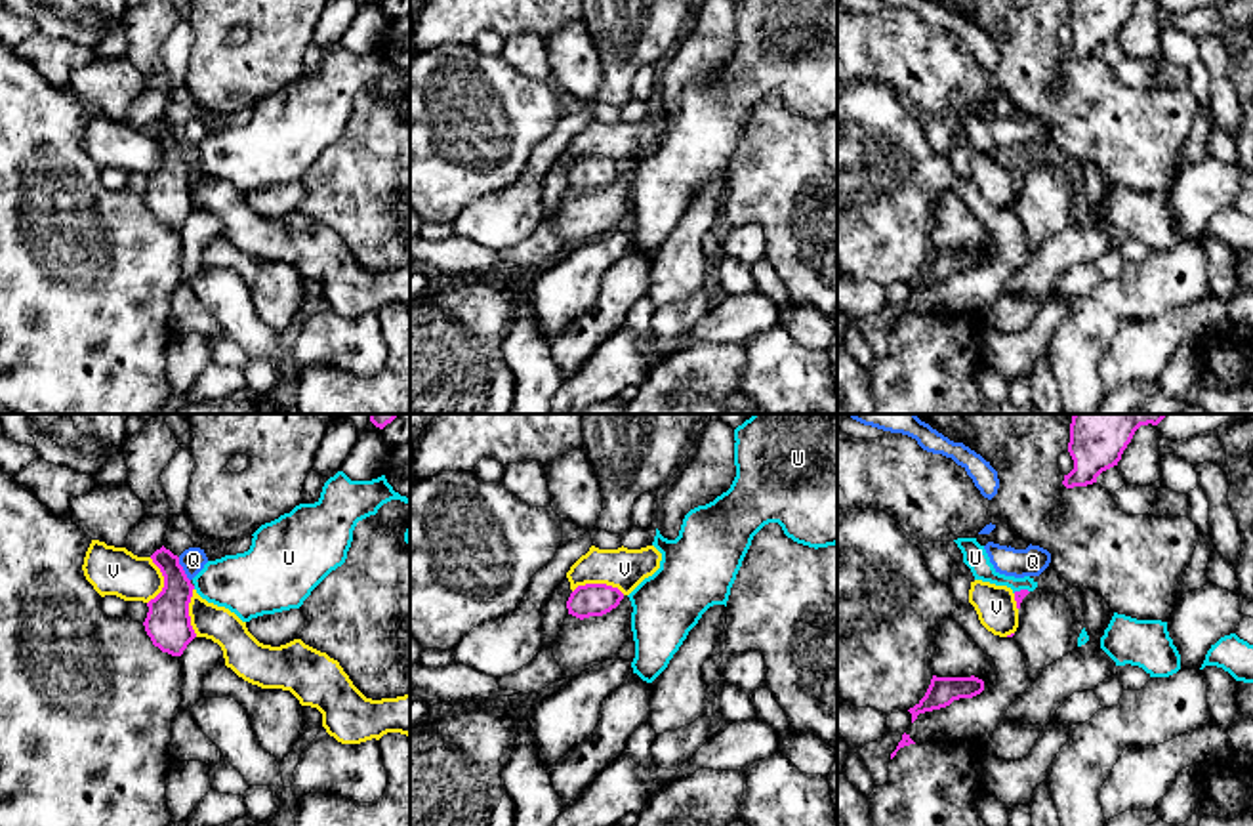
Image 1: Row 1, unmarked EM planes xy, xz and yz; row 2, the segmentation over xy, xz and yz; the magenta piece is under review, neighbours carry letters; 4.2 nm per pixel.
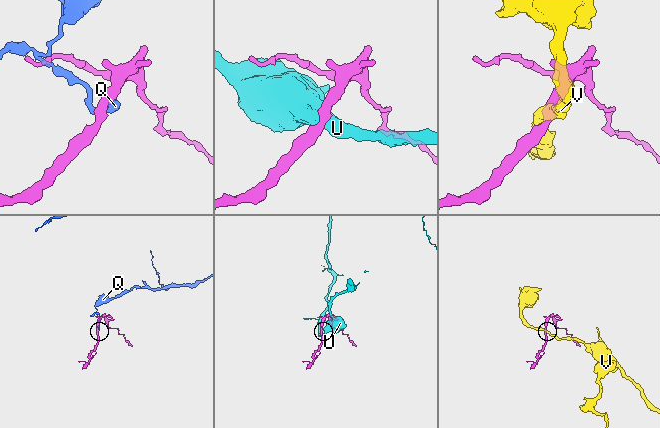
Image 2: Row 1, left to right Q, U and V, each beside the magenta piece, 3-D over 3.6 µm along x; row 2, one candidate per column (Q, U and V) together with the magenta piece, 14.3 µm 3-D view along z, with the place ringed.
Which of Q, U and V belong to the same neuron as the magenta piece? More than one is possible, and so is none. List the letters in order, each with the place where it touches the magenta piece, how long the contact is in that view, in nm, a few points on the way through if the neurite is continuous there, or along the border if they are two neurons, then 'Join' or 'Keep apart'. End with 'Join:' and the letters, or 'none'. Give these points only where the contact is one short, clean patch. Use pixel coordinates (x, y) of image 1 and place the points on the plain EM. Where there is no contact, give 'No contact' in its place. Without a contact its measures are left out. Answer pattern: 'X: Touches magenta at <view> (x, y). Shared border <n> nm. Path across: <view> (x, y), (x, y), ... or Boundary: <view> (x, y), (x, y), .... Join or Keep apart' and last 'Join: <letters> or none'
Q: Touches magenta at xy (182, 142). Shared border 120 nm. Boundary: xy (178, 130), (189, 153). Keep apart
U: Touches magenta at yz (1021, 163). Shared border 70 nm. Keep apart
V: Touches magenta at xz (599, 157). Shared border 220 nm. Boundary: xz (573, 163), (584, 157), (611, 157), (624, 166). Keep apart
Join: none

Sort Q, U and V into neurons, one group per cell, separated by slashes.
Q / U / V

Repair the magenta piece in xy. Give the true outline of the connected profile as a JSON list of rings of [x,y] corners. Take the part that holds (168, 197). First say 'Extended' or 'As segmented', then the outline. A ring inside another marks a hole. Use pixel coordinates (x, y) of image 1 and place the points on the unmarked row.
As segmented. [[[164,118],[151,132],[164,149],[164,160],[147,176],[149,185],[143,198],[154,219],[172,229],[181,229],[196,210],[189,189],[195,158],[179,137],[179,130]]]

